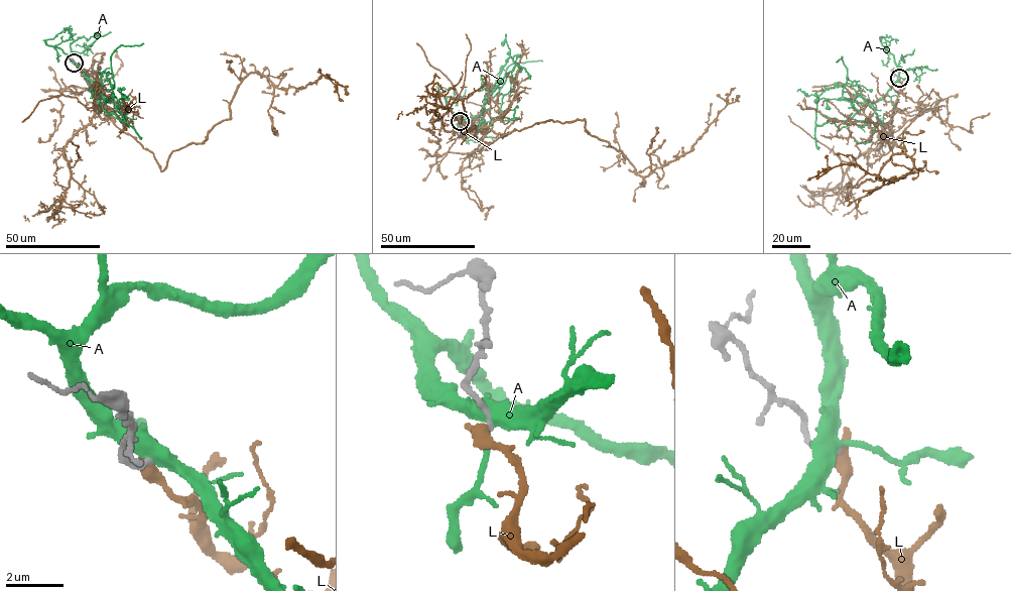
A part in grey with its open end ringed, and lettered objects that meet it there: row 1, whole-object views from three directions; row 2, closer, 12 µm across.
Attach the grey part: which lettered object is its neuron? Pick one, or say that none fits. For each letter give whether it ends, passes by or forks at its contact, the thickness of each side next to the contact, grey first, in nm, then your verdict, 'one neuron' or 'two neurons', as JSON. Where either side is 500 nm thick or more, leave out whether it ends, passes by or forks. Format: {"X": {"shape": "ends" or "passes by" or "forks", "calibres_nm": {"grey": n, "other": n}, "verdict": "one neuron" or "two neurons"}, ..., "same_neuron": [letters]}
{"A": {"shape": "forks", "calibres_nm": {"grey": 200, "other": 440}, "verdict": "two neurons"}, "L": {"calibres_nm": {"grey": 200, "other": 550}, "verdict": "two neurons"}, "same_neuron": []}

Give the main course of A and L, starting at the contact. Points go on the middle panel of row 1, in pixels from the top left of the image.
A: (460, 121), (481, 114), (485, 97), (515, 66), (513, 57), (506, 60), (498, 99), (494, 101)
L: (460, 121), (488, 144), (549, 119), (584, 120), (587, 132), (645, 176), (688, 152), (735, 88)

